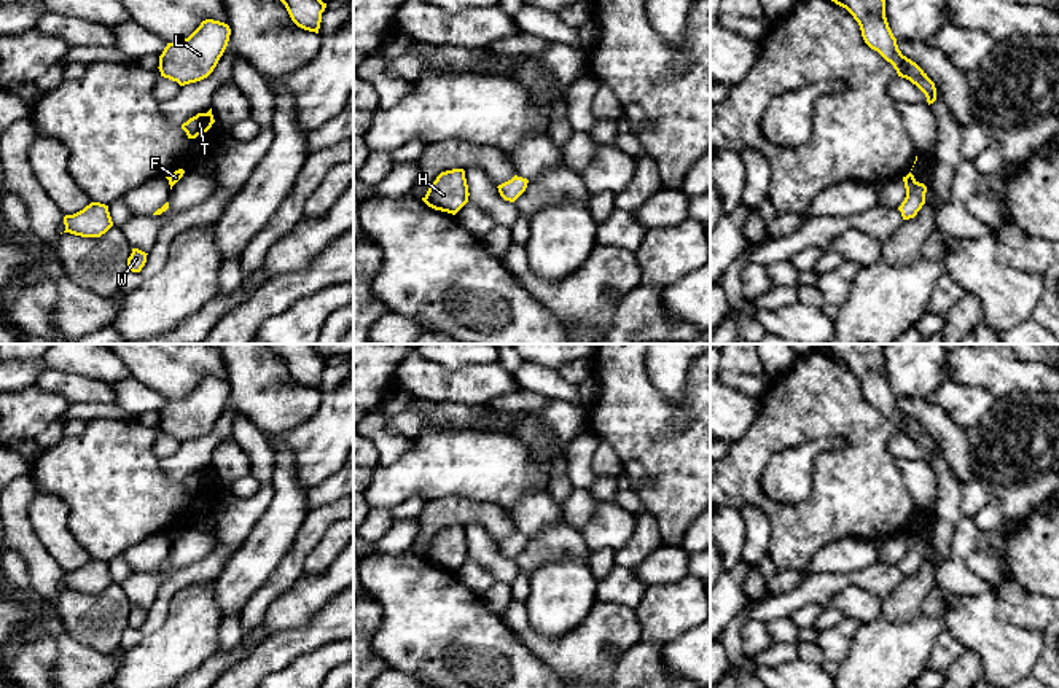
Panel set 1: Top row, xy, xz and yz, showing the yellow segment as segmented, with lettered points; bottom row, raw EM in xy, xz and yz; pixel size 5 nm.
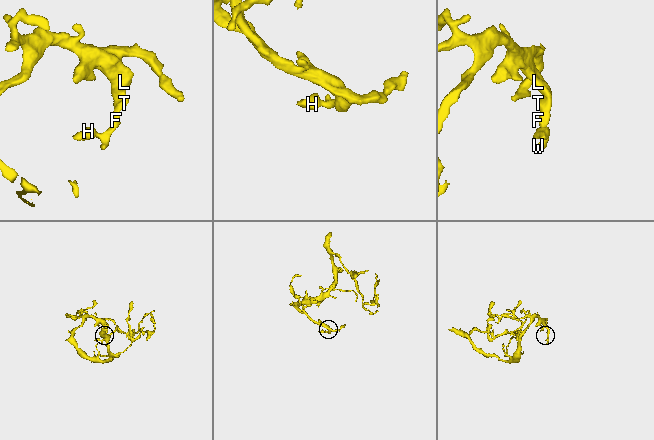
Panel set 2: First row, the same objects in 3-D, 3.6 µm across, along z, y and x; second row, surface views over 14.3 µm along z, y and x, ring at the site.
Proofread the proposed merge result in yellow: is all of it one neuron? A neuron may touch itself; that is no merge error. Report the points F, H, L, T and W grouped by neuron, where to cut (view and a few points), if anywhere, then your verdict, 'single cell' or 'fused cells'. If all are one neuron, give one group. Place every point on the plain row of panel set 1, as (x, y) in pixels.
F H L T W; no cut; single cell

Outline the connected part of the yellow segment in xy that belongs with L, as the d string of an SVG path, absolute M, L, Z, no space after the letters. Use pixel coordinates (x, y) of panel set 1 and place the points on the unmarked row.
M205 376L183 398L167 400L159 412L161 433L180 443L207 435L223 412L231 385L228 381Z

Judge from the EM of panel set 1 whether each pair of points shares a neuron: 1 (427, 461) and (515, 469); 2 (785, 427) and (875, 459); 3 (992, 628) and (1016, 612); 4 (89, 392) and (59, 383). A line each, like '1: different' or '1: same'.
1: same
2: same
3: different
4: same

